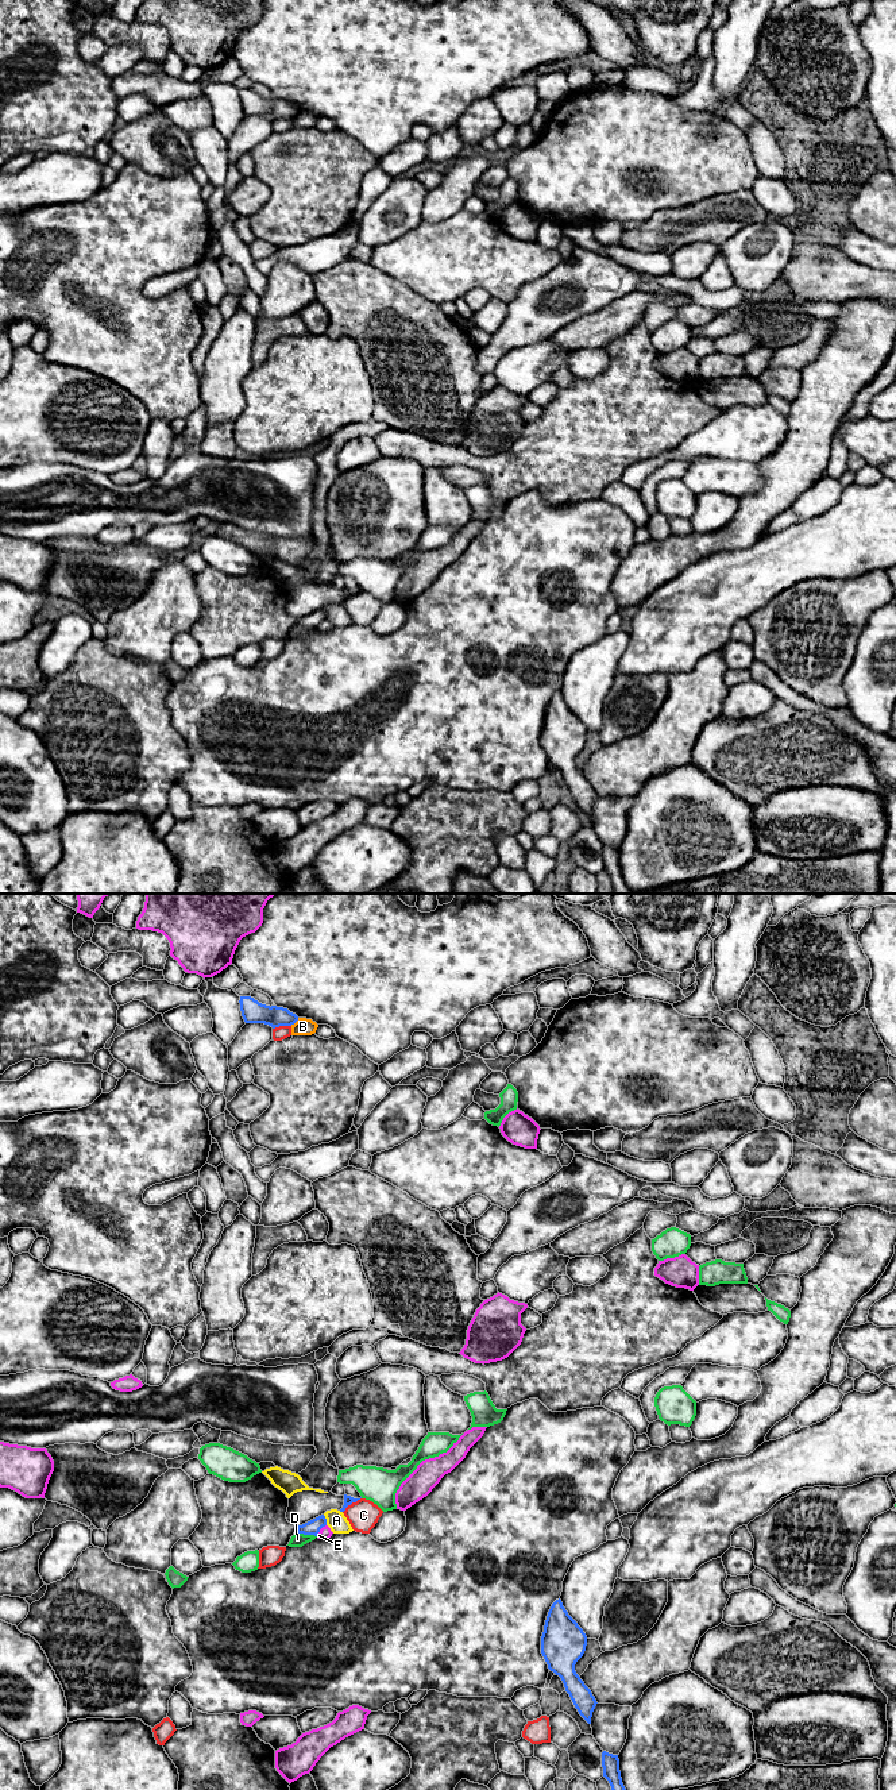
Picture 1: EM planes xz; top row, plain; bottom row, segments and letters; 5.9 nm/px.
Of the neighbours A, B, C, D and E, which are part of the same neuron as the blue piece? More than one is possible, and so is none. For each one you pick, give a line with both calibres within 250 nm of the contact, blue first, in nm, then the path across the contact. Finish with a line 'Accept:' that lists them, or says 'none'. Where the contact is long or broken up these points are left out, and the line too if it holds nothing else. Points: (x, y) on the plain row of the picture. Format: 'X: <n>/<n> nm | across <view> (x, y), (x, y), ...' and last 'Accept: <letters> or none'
Accept: none

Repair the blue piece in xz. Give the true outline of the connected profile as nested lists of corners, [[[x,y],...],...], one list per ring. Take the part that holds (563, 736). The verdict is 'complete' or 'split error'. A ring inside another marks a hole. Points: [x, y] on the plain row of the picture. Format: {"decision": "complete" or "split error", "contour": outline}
{"decision": "complete", "contour": [[[556,693],[547,709],[544,725],[541,729],[541,747],[548,757],[548,761],[559,768],[564,776],[565,784],[569,787],[579,807],[591,817],[592,805],[596,799],[596,792],[591,783],[584,778],[575,764],[576,755],[583,749],[587,738],[587,729],[578,715],[568,707],[561,693]]]}

